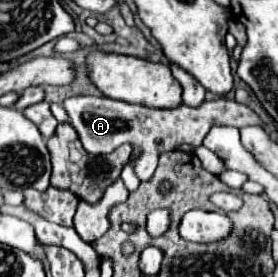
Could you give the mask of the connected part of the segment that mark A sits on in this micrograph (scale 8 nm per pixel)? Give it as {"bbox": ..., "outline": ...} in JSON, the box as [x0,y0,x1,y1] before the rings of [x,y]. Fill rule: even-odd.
{"bbox":[64,95,262,181],"outline":[[[78,95],[78,97],[68,97],[64,101],[64,109],[70,117],[70,125],[80,135],[80,141],[82,141],[86,151],[110,153],[112,145],[116,145],[116,149],[118,149],[122,143],[130,143],[132,147],[138,147],[140,153],[130,157],[130,165],[134,167],[134,173],[140,181],[148,181],[154,175],[156,157],[160,155],[160,151],[170,151],[170,149],[176,149],[178,145],[184,145],[184,143],[190,143],[194,147],[200,145],[194,153],[202,161],[202,167],[210,173],[220,175],[226,171],[224,161],[216,153],[212,153],[210,149],[206,149],[202,145],[202,139],[208,133],[208,129],[214,125],[232,125],[238,129],[244,125],[262,125],[262,119],[250,107],[246,107],[234,99],[228,99],[228,97],[210,99],[198,107],[190,107],[190,105],[180,103],[174,109],[152,109],[146,105],[112,101],[108,97]]]}

